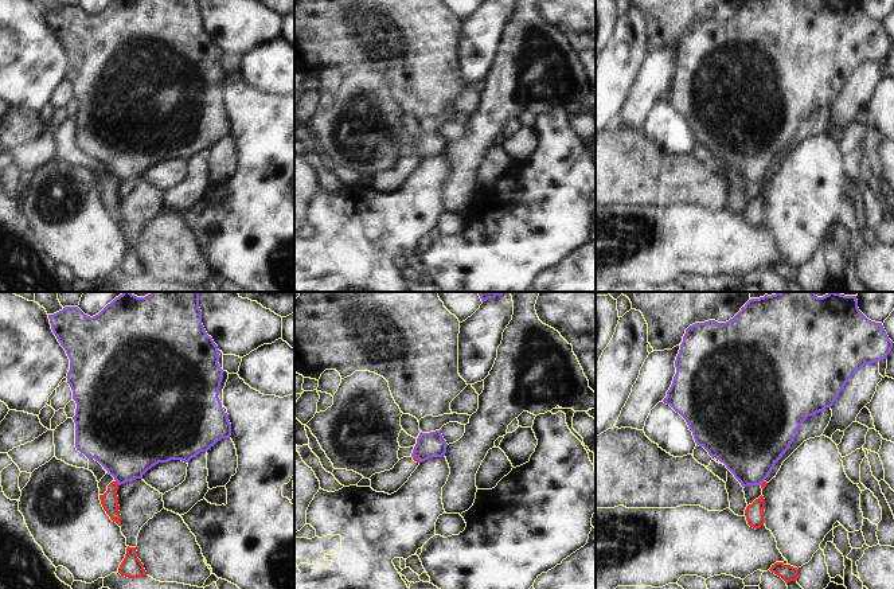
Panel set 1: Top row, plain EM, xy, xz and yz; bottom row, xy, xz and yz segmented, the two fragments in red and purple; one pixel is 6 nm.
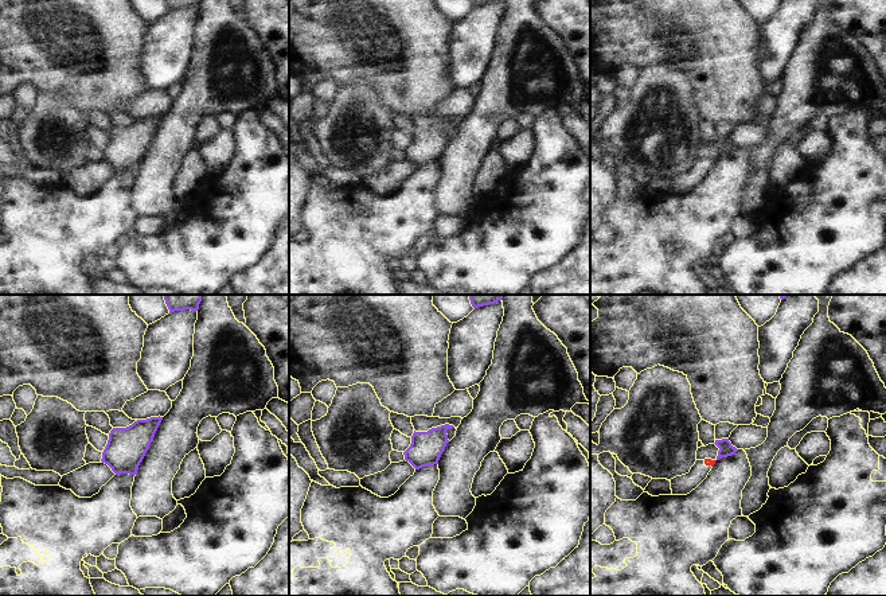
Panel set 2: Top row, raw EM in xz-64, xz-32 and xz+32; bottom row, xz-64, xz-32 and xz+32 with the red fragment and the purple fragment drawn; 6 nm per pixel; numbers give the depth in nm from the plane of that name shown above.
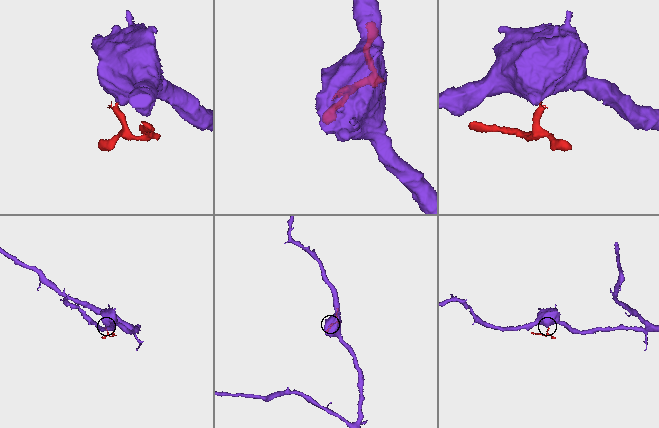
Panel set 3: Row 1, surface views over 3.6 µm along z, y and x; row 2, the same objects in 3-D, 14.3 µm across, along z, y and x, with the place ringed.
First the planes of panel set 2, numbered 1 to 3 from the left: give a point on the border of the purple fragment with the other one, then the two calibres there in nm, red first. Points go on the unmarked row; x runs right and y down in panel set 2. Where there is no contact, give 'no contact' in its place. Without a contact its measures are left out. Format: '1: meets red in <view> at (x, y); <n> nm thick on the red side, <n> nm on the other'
1: no contact
2: no contact
3: no contact

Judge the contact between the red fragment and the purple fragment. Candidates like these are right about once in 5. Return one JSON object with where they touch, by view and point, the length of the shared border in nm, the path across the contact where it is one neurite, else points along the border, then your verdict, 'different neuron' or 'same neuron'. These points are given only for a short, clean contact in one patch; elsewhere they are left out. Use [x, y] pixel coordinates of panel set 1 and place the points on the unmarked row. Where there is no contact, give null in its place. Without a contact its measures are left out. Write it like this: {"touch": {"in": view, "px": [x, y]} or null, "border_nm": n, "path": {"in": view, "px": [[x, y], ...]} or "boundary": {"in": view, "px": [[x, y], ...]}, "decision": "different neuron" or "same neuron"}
{"touch": {"in": "xy", "px": [117, 182]}, "border_nm": 40, "boundary": {"in": "xy", "px": [[116, 179], [118, 183]]}, "decision": "different neuron"}

